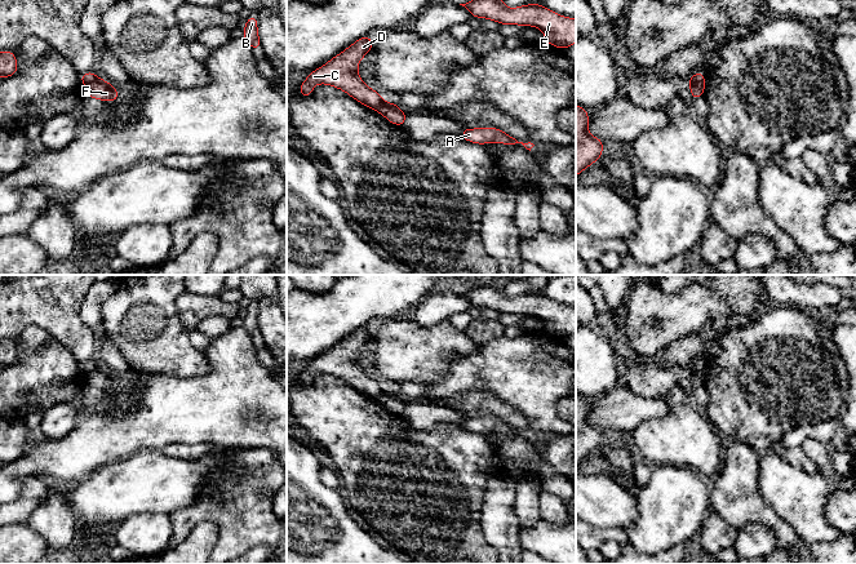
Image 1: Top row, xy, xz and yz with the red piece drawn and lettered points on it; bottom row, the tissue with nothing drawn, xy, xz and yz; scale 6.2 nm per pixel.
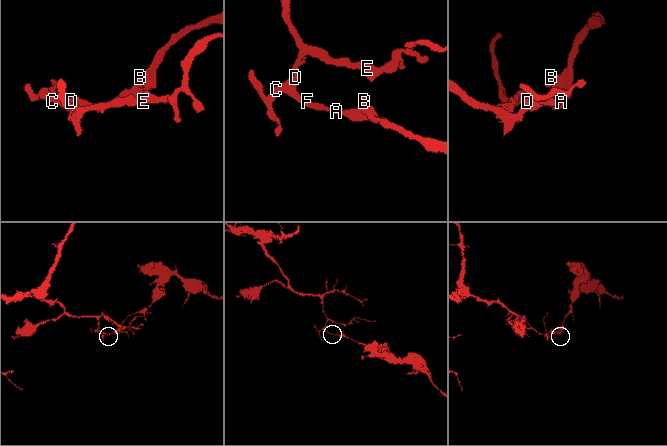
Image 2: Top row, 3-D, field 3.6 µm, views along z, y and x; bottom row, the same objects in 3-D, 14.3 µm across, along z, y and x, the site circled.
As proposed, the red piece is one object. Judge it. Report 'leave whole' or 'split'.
split

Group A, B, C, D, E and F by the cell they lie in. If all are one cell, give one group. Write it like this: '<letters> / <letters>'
A B F / C D E

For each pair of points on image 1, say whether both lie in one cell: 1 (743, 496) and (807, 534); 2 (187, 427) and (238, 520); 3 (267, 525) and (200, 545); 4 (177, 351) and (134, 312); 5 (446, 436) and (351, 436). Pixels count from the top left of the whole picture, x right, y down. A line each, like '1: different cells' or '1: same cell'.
1: different cells
2: different cells
3: different cells
4: same cell
5: same cell

